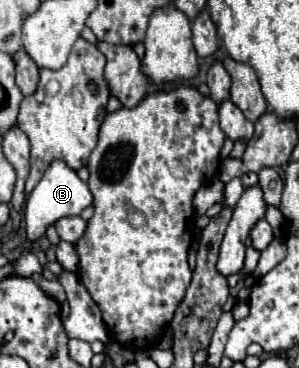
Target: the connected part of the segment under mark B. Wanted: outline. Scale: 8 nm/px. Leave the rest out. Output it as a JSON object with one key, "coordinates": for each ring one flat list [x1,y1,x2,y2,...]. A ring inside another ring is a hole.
{"coordinates":[[54,161,46,169,46,173,42,175,40,183,34,187,34,191,26,199,26,231,28,231,28,237,30,239,42,237,48,225,56,223,60,217,66,217,66,215,80,215,80,211,84,207,88,207,90,203,92,203,92,193,88,189,88,185,66,163]]}

